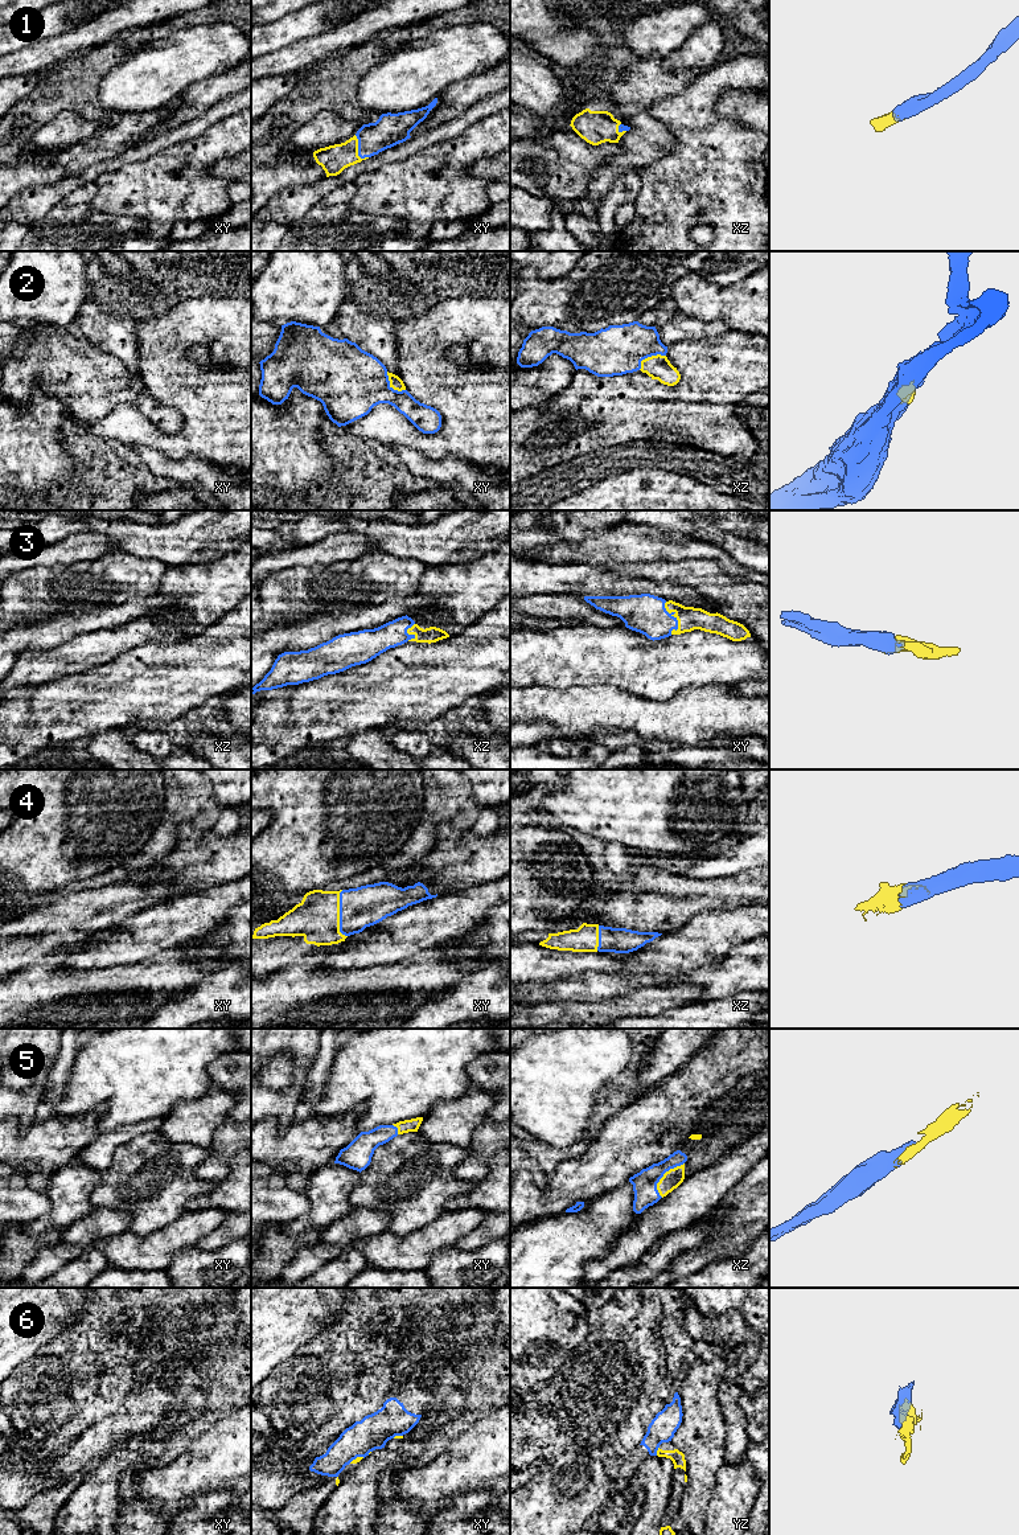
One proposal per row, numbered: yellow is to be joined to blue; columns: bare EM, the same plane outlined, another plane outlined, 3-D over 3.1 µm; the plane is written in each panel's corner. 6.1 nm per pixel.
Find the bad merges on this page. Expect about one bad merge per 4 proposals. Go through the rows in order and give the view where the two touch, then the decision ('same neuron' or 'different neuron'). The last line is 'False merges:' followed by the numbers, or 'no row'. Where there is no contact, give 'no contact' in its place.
1: meets blue in xy; same neuron
2: meets blue in xz; same neuron
3: meets blue in xy; same neuron
4: meets blue in xy; same neuron
5: meets blue in xz; same neuron
6: meets blue in yz; different neuron
False merges: 6

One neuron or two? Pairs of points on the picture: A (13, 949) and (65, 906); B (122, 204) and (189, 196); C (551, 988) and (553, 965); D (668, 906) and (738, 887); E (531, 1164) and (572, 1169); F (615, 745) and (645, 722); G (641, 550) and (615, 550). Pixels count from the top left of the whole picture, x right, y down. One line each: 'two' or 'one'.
A: one
B: one
C: two
D: one
E: two
F: two
G: one

